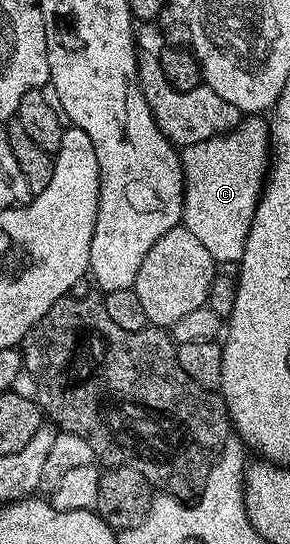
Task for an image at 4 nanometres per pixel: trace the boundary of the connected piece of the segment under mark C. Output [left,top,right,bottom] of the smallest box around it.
[180,115,271,265]

